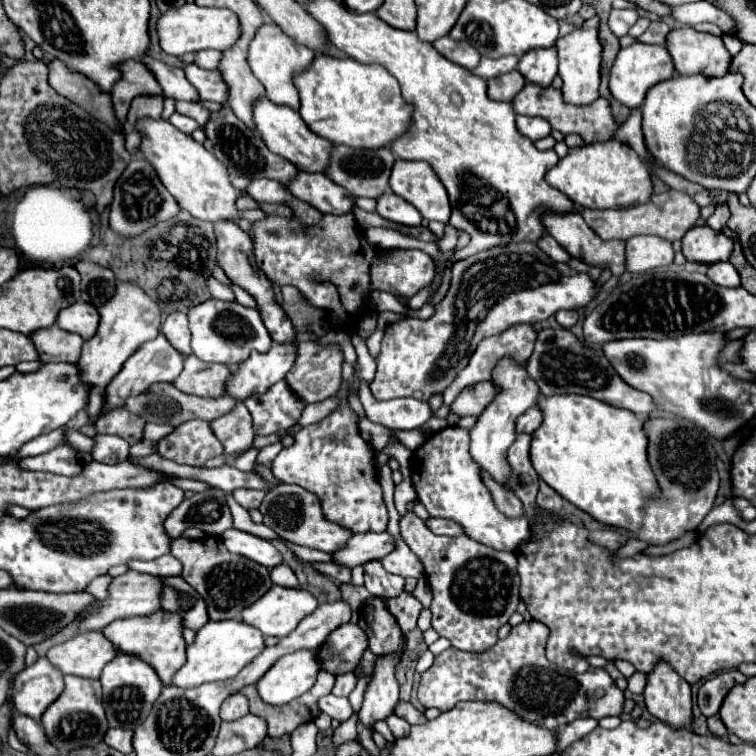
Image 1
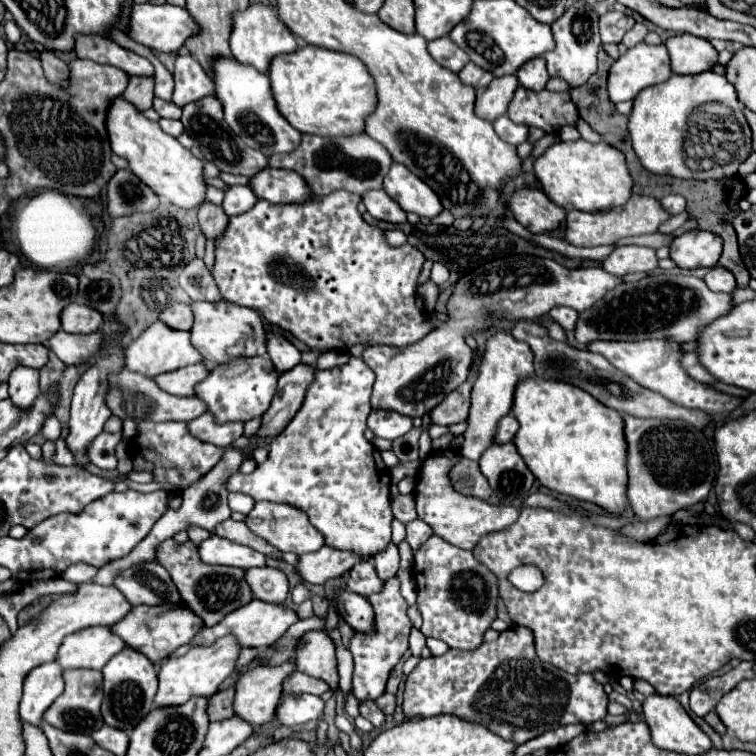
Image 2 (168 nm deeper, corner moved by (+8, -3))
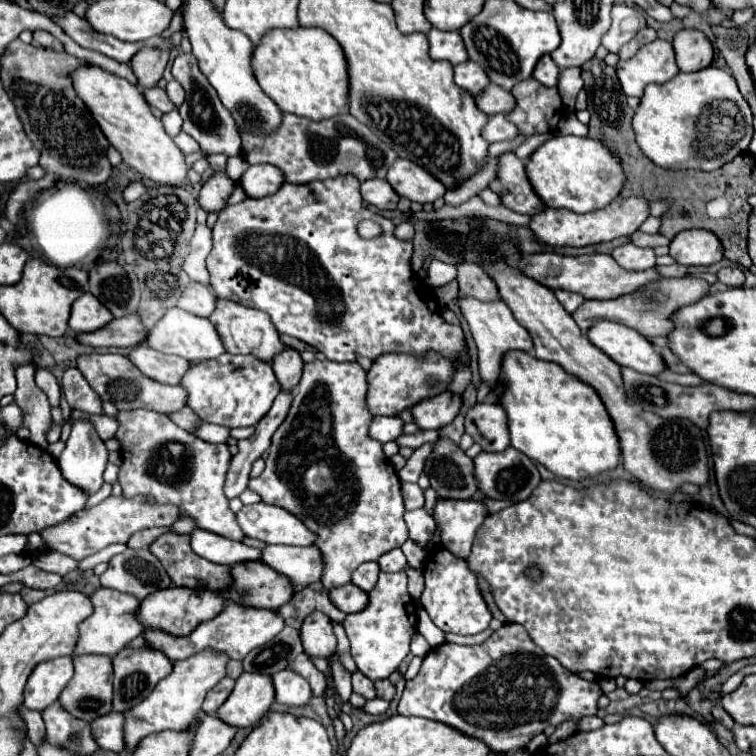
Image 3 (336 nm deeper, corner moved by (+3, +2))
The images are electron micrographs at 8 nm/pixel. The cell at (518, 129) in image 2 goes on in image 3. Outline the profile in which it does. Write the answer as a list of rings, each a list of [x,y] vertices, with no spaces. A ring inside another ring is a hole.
[[[493,115],[493,117],[489,117],[489,121],[487,121],[487,125],[483,127],[481,135],[485,137],[487,143],[495,143],[495,141],[513,139],[513,137],[517,137],[519,133],[517,133],[517,127],[511,125],[511,123],[505,119],[505,115]]]

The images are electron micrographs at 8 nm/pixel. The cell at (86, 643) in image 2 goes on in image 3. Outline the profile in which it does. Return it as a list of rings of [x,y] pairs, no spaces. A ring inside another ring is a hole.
[[[99,587],[97,591],[93,591],[89,595],[89,599],[93,603],[93,613],[79,625],[79,641],[75,647],[75,655],[99,653],[99,655],[113,657],[129,641],[133,641],[135,637],[141,635],[143,625],[137,621],[137,609],[139,609],[141,601],[137,597],[133,597],[131,593],[121,593],[115,589]]]

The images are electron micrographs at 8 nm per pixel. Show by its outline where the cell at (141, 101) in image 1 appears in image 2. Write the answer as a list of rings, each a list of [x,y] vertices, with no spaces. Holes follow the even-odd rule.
[[[132,76],[122,98],[128,100],[130,104],[134,104],[136,110],[140,110],[140,112],[152,108],[154,80],[152,78],[136,78],[136,76]]]

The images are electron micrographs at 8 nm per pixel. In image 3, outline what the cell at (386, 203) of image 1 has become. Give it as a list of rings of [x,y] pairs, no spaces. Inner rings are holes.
[[[369,179],[361,183],[361,197],[379,209],[397,209],[399,195],[393,191],[393,187],[385,179]]]

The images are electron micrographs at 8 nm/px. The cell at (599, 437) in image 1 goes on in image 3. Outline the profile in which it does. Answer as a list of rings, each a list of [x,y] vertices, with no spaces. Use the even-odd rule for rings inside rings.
[[[511,349],[503,357],[503,367],[497,387],[495,387],[497,403],[507,413],[507,429],[511,445],[517,451],[525,453],[529,459],[545,465],[557,477],[581,481],[597,473],[603,473],[607,469],[615,469],[619,465],[619,441],[603,401],[597,397],[593,387],[589,387],[579,379],[573,379],[559,365],[535,359],[531,353],[521,353],[517,349]],[[497,387],[503,387],[503,391],[499,393]]]

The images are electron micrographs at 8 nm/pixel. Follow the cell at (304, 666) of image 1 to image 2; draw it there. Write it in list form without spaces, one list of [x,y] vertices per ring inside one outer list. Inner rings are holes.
[[[288,660],[280,666],[260,666],[246,672],[236,684],[236,716],[244,718],[252,726],[268,724],[276,714],[282,684],[294,670],[294,660]]]

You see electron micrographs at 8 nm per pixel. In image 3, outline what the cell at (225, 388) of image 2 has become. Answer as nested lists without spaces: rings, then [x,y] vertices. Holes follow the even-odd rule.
[[[223,353],[217,359],[205,359],[191,363],[189,371],[181,379],[181,387],[187,391],[187,407],[191,407],[203,421],[233,429],[255,427],[263,415],[271,409],[281,387],[269,363],[251,355]]]

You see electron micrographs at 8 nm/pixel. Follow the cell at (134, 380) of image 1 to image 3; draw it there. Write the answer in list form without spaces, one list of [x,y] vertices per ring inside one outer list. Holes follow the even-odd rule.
[[[169,309],[159,323],[151,329],[151,335],[147,339],[147,345],[155,351],[161,353],[169,353],[169,355],[179,355],[185,357],[187,361],[203,361],[203,359],[213,359],[219,357],[221,353],[225,353],[223,341],[215,329],[215,325],[205,319],[205,317],[195,317],[193,313],[185,313],[183,309]]]

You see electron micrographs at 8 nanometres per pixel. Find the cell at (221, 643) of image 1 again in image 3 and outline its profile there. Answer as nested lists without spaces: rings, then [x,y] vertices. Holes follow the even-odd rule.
[[[211,649],[201,651],[189,659],[175,661],[173,663],[173,673],[161,679],[153,693],[141,701],[141,705],[133,705],[129,713],[125,715],[125,747],[127,751],[133,751],[141,739],[153,733],[161,731],[189,731],[199,723],[199,713],[201,713],[201,703],[213,685],[225,677],[225,665],[229,657],[223,653],[215,653]]]

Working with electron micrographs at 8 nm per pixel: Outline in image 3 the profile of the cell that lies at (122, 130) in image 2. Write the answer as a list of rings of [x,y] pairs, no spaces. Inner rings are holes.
[[[81,65],[77,71],[69,73],[73,89],[89,113],[93,113],[97,125],[105,133],[107,141],[121,153],[123,161],[137,169],[143,177],[159,185],[183,185],[187,181],[185,155],[177,149],[173,139],[165,133],[161,121],[151,113],[151,107],[143,99],[139,87],[131,85],[97,65]]]

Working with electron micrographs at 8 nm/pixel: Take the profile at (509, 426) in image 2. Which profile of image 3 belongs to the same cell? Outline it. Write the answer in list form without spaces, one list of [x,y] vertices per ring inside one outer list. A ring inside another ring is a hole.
[[[477,403],[465,415],[465,433],[473,437],[483,451],[505,451],[509,447],[509,433],[507,433],[507,415],[501,405],[497,403]]]

